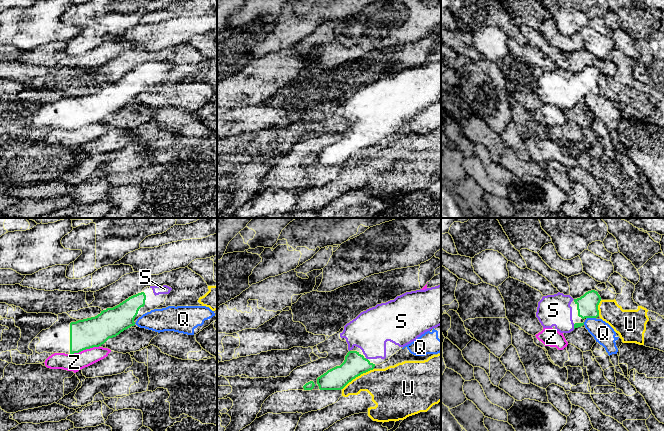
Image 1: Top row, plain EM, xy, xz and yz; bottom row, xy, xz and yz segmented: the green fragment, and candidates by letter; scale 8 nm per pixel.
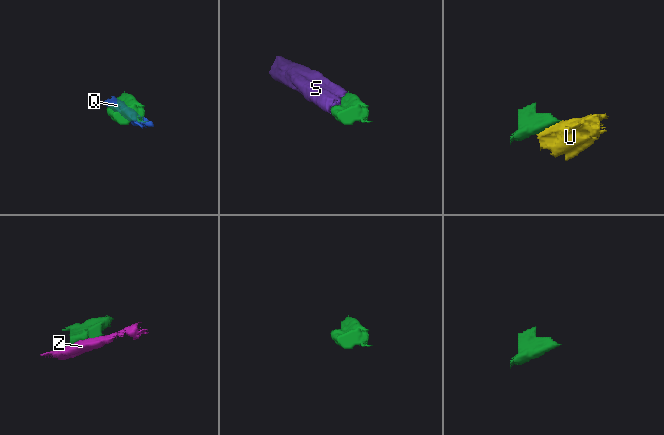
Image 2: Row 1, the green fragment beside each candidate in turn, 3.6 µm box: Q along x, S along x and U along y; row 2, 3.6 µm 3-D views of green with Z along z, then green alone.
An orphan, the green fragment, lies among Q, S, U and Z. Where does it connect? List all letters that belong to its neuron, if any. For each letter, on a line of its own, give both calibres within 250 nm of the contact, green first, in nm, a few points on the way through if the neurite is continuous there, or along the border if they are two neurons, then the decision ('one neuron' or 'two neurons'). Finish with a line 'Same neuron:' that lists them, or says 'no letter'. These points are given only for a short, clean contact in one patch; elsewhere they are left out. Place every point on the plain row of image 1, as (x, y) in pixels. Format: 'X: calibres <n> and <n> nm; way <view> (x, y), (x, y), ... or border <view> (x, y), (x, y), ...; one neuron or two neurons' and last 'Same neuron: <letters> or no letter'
Q: calibres 180 and 170 nm; border yz (587, 93), (595, 94); two neurons
S: calibres 180 and 320 nm; one neuron
U: calibres 180 and 280 nm; border xz (373, 144), (353, 154), (342, 165); two neurons
Z: calibres 240 and 140 nm; border xy (99, 121), (70, 130); two neurons
Same neuron: S

